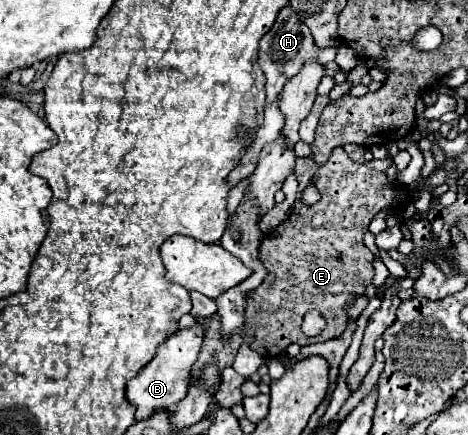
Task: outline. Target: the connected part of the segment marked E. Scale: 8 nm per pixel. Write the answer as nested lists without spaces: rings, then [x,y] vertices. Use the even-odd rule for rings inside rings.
[[[335,148],[331,154],[331,160],[325,166],[315,166],[311,158],[297,158],[295,164],[295,176],[299,182],[299,192],[307,188],[311,182],[321,192],[321,200],[313,206],[305,206],[301,202],[295,202],[289,218],[281,222],[271,234],[263,236],[259,244],[259,260],[267,270],[265,280],[247,294],[247,300],[251,304],[245,306],[245,328],[255,328],[257,340],[251,344],[251,350],[261,354],[263,358],[275,358],[285,356],[285,350],[289,344],[315,344],[315,342],[327,342],[333,338],[339,338],[347,326],[347,302],[355,300],[357,296],[365,294],[365,288],[371,284],[373,278],[373,254],[363,244],[363,234],[367,232],[369,222],[375,218],[379,210],[383,210],[387,204],[395,204],[395,208],[403,206],[407,202],[407,192],[401,188],[399,202],[395,202],[395,196],[399,194],[397,188],[383,188],[387,184],[387,176],[383,172],[377,172],[373,168],[367,168],[365,164],[353,162],[343,148]],[[307,310],[319,310],[323,312],[327,320],[327,328],[317,336],[309,338],[301,332],[301,322]]]

